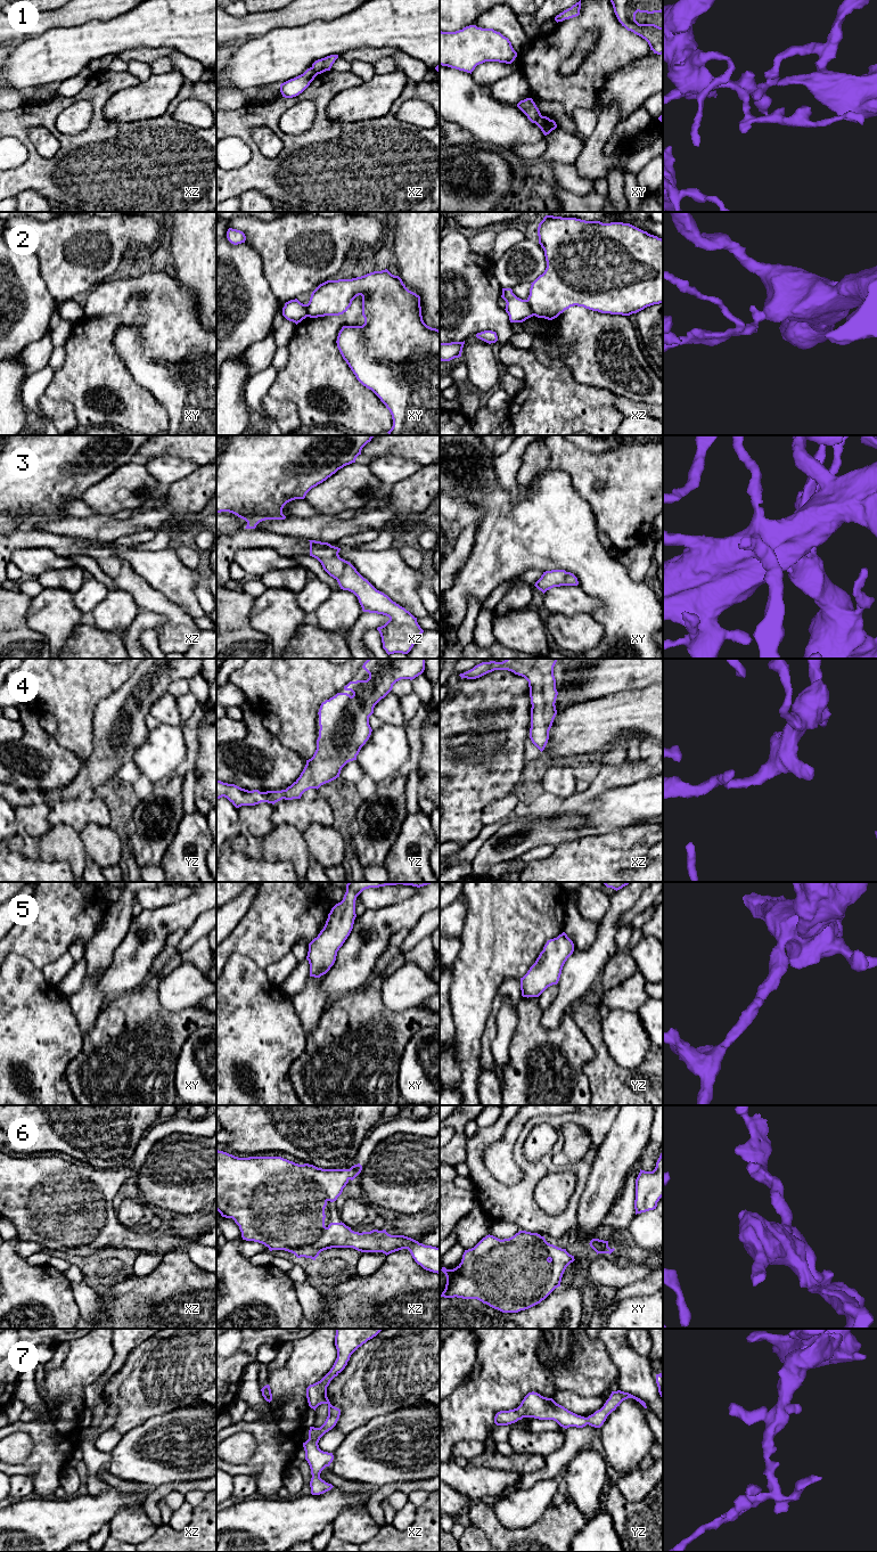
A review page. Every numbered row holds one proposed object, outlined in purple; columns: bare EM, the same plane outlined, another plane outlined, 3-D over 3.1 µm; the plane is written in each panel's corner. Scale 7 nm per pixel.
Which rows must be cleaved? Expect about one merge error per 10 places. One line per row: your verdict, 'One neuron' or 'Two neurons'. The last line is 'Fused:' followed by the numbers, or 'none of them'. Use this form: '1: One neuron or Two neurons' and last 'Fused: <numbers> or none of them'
1: Two neurons
2: Two neurons
3: One neuron
4: One neuron
5: One neuron
6: One neuron
7: One neuron
Fused: 1, 2

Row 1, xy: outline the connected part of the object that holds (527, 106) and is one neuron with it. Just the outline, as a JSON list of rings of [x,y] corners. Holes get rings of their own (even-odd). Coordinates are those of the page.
[[[526,98],[517,104],[517,107],[527,116],[532,123],[542,116],[532,98]]]

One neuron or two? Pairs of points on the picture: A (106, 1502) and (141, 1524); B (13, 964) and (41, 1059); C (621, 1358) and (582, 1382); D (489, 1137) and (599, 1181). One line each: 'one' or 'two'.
A: two
B: one
C: two
D: two

